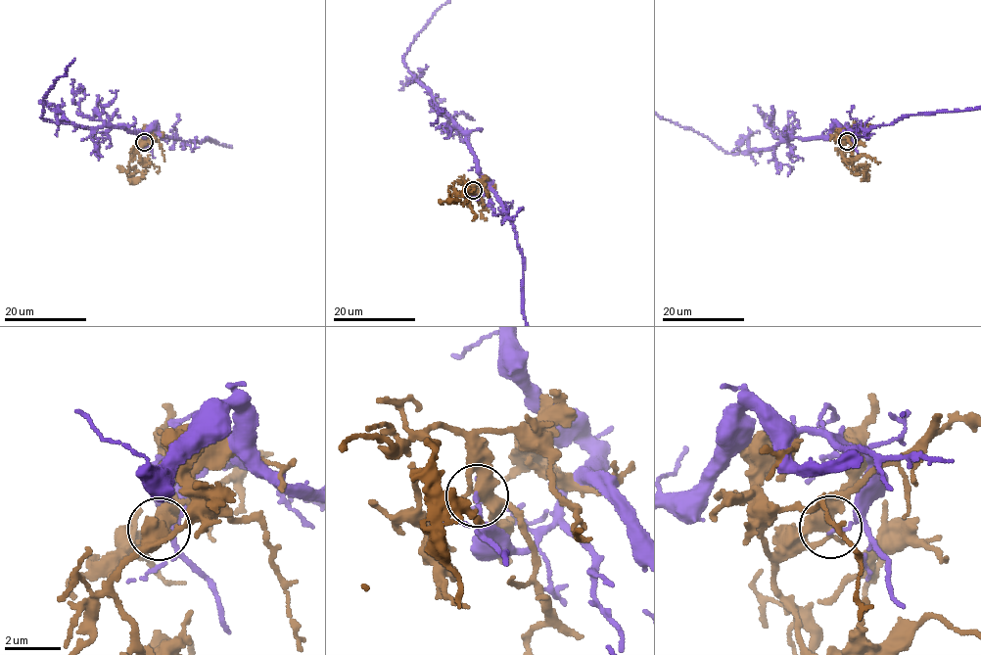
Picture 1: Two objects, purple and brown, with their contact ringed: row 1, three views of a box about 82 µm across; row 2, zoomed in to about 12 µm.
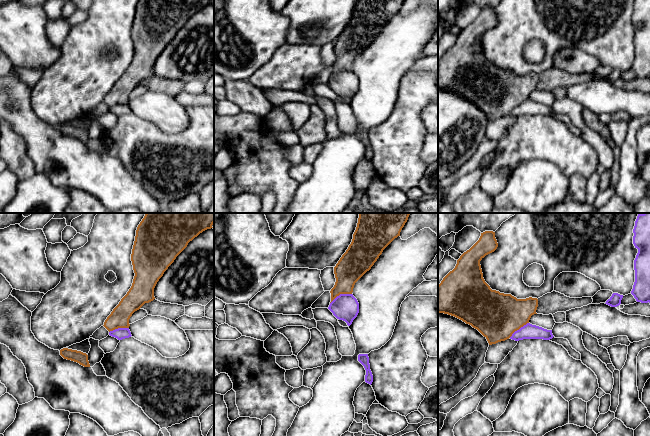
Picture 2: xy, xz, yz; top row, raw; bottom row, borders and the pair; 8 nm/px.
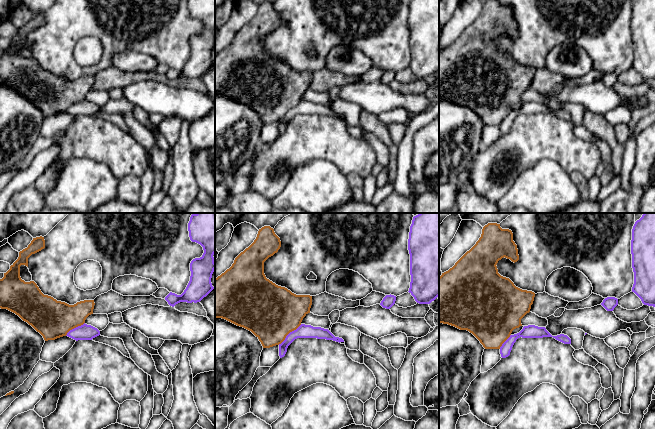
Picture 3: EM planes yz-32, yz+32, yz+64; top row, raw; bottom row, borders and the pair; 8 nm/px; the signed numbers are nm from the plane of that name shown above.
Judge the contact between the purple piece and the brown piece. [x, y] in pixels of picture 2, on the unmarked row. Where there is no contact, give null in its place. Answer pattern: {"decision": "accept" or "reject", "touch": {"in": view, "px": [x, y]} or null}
{"decision": "reject", "touch": {"in": "xz", "px": [340, 70]}}

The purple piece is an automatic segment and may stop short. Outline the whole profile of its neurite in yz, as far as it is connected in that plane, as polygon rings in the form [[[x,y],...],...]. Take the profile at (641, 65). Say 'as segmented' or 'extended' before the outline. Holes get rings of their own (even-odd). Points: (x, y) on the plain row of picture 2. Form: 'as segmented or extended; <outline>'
as segmented; [[[635,0],[633,9],[638,29],[634,36],[635,58],[631,70],[637,78],[650,79],[650,0]]]

